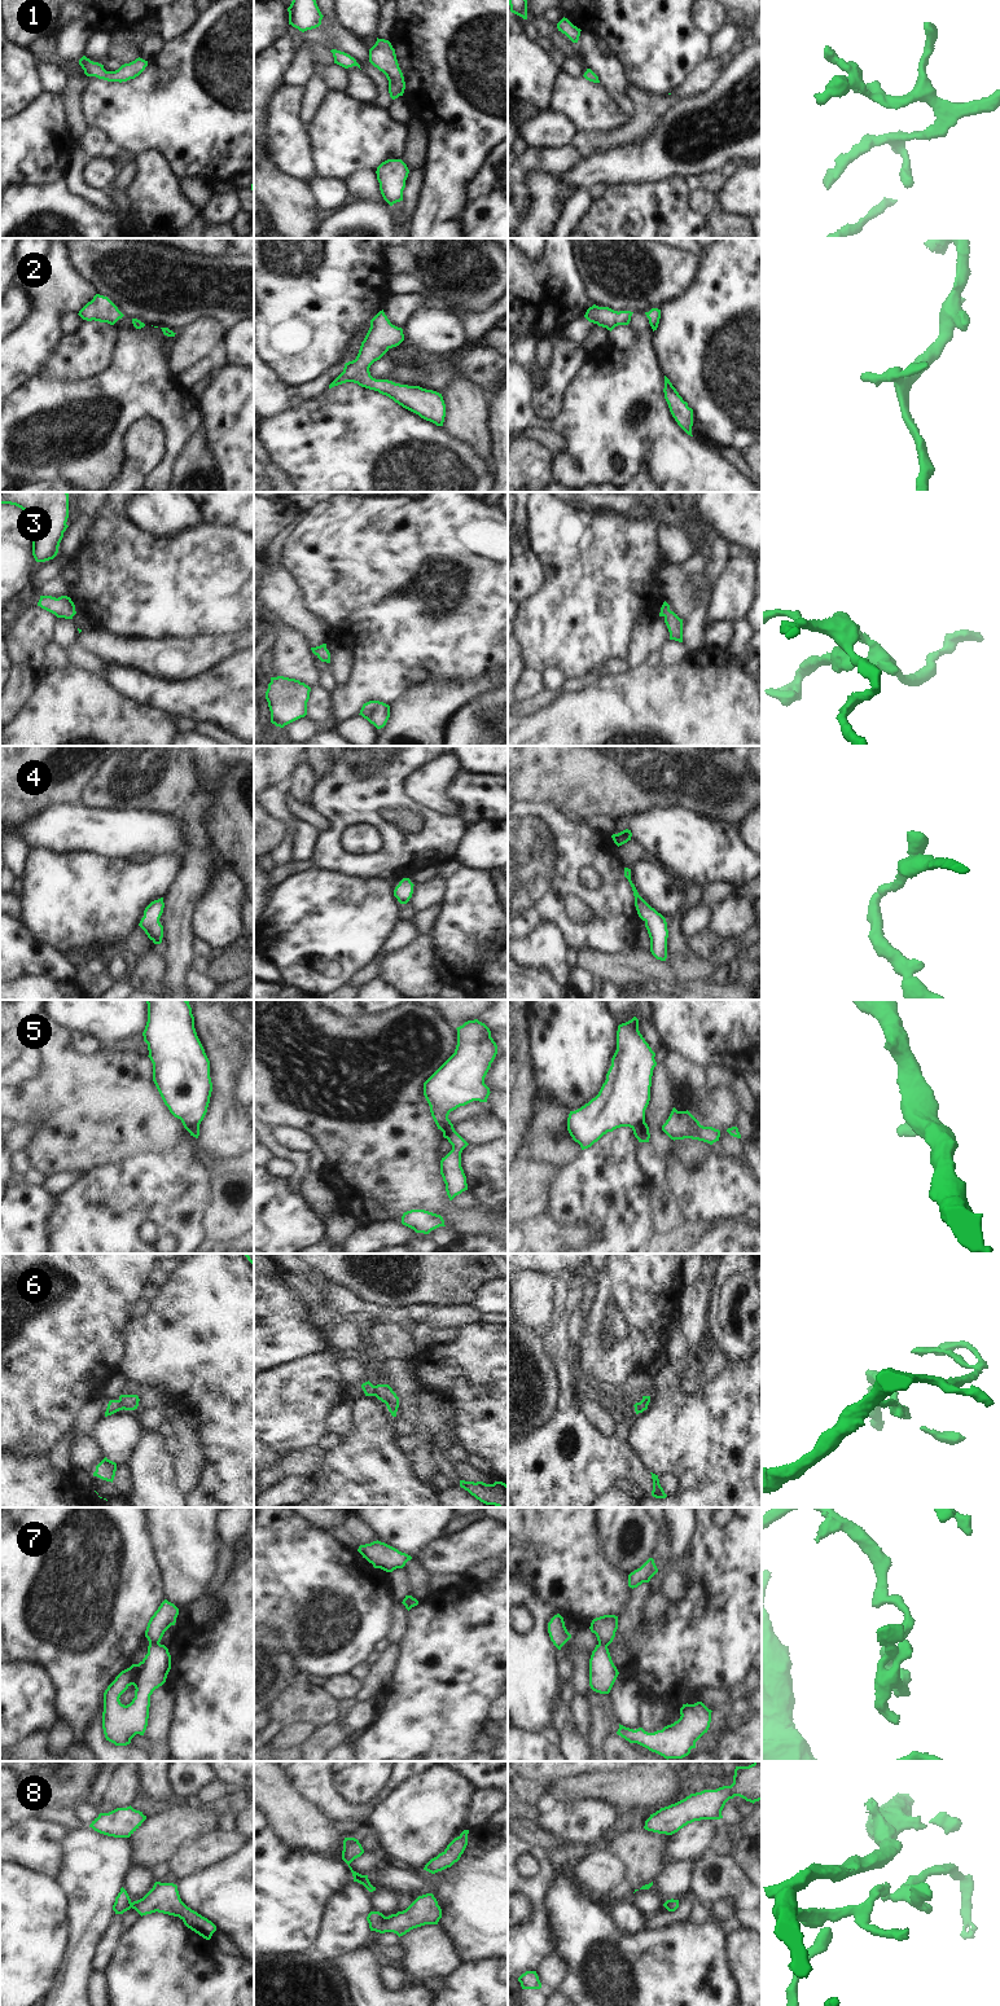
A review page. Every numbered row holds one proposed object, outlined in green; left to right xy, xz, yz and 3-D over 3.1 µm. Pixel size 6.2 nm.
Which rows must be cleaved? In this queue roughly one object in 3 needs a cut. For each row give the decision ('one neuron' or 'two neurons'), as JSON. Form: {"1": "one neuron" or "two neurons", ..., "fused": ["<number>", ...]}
{"1": "one neuron", "2": "one neuron", "3": "one neuron", "4": "one neuron", "5": "two neurons", "6": "one neuron", "7": "two neurons", "8": "one neuron", "fused": ["5", "7"]}

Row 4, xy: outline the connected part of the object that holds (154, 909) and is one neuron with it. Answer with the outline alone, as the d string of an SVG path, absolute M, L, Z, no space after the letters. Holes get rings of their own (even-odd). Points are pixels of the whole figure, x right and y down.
M163 897L152 901L144 910L144 917L141 918L139 926L145 931L148 938L154 944L161 944L163 938L163 926L159 918L163 913L165 903Z

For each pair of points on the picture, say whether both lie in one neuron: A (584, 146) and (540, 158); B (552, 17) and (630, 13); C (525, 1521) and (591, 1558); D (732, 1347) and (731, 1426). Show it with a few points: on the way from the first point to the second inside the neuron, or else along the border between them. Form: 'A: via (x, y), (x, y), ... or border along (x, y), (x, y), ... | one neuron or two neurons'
A: border along (571, 144), (583, 156) | two neurons
B: border along (560, 13), (564, 16) | two neurons
C: via (542, 1531), (569, 1558), (574, 1558) | one neuron
D: border along (748, 1359), (729, 1364) | two neurons

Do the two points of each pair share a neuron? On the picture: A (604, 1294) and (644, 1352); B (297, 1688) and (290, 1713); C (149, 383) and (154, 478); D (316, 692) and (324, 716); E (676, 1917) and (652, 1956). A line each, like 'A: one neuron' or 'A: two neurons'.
A: one neuron
B: one neuron
C: one neuron
D: one neuron
E: two neurons

